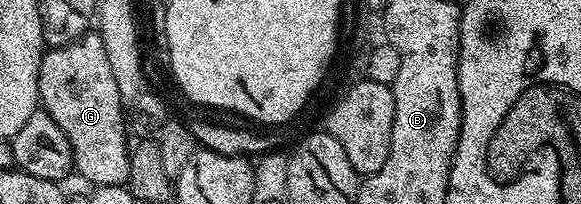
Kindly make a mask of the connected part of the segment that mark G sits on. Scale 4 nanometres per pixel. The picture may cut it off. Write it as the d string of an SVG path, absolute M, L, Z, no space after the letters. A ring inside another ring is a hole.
M89 31L77 41L68 45L57 45L48 48L43 55L39 68L39 104L43 110L65 131L65 139L69 139L69 147L75 160L74 172L80 173L92 186L127 184L131 155L129 152L129 128L125 120L125 106L121 99L121 91L117 91L117 83L113 79L113 71L109 67L109 59L105 55L105 43L98 32Z

